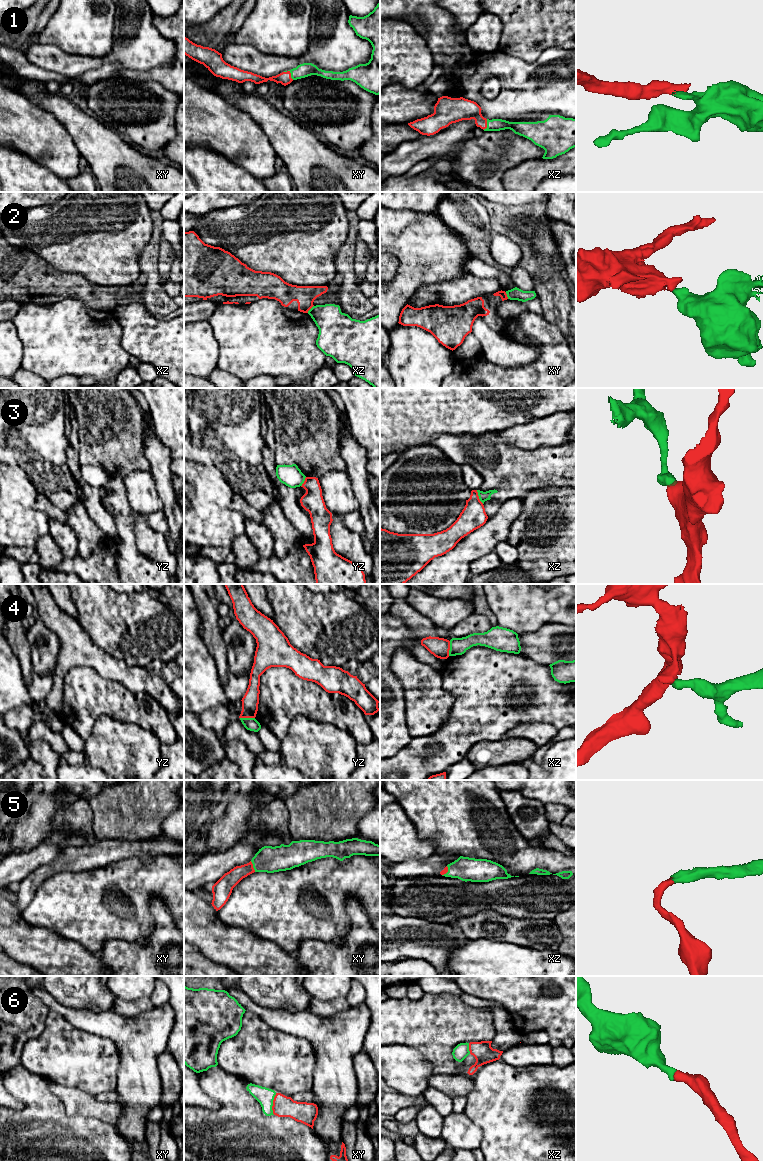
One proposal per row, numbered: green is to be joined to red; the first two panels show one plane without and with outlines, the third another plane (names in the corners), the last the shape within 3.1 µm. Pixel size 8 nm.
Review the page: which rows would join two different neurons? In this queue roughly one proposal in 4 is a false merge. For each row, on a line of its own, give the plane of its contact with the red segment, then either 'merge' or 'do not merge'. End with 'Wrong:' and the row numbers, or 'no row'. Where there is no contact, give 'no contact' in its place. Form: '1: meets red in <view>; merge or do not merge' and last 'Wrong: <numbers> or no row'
1: meets red in xy; merge
2: meets red in xz; do not merge
3: meets red in xz; do not merge
4: meets red in yz; do not merge
5: meets red in xy; merge
6: meets red in xy; merge
Wrong: 2, 3, 4

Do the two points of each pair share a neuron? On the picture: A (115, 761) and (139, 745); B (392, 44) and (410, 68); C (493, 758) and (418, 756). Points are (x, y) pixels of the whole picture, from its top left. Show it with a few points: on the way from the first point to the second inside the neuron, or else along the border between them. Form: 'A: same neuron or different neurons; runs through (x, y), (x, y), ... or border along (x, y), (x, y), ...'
A: same neuron; runs through (121, 755), (126, 750), (133, 749)
B: same neuron; runs through (394, 50), (406, 62)
C: different neurons; border along (484, 741), (475, 743), (465, 756)

